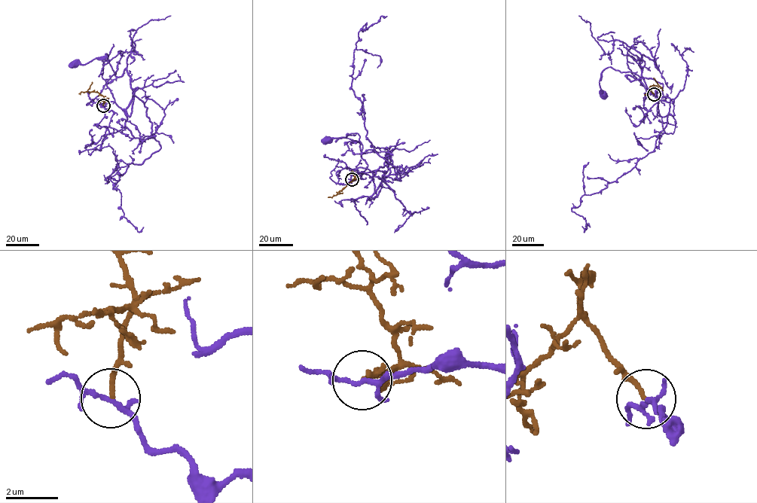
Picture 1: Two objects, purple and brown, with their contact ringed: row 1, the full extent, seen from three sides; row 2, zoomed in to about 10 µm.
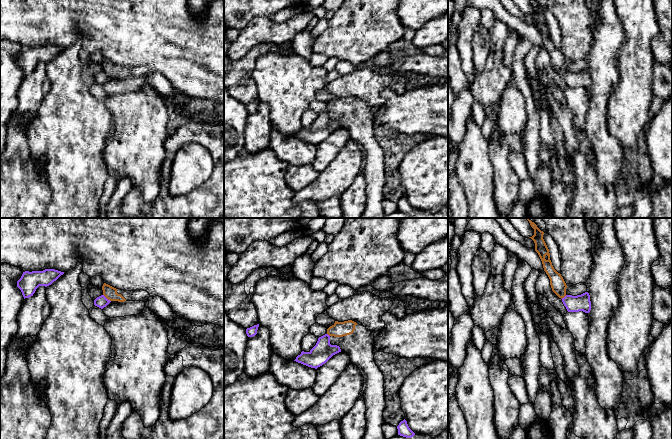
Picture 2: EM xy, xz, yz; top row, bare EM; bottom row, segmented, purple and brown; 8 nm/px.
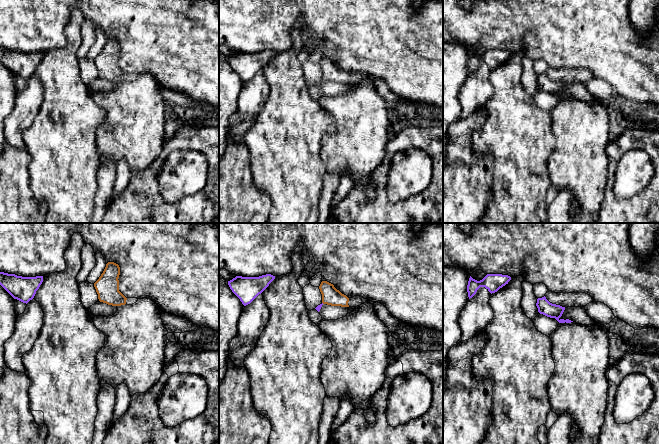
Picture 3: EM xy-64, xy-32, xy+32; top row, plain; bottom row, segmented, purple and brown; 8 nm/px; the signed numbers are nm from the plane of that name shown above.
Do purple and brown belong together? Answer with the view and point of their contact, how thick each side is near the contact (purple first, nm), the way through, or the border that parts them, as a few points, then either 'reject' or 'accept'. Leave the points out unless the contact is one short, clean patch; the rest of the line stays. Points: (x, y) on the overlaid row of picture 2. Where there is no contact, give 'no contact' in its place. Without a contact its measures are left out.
meets purple in xy at (106, 298); 90 nm thick on the purple side, 100 nm on the other; border along xy (103, 294), (110, 301); reject

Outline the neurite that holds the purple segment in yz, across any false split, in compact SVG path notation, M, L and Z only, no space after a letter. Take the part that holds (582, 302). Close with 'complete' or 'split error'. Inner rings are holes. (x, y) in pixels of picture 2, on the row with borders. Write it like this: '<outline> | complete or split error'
M588 292L577 296L566 295L562 298L562 302L568 312L583 311L589 313L591 310L590 295Z | complete

